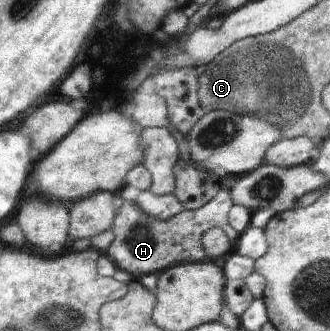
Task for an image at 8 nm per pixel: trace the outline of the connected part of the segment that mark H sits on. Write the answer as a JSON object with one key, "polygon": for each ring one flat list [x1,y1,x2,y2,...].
{"polygon":[[223,188,206,205,194,210,185,209,167,220,150,215,138,201,124,199,111,227,114,240,105,254,114,261,118,269,126,271,133,276,133,279,139,279,150,273,163,272,180,263,205,261,207,257,202,247,202,235,208,229,222,229,233,243,238,237,238,233,228,225,228,219,226,219,230,207,232,207,230,193,228,189]]}

